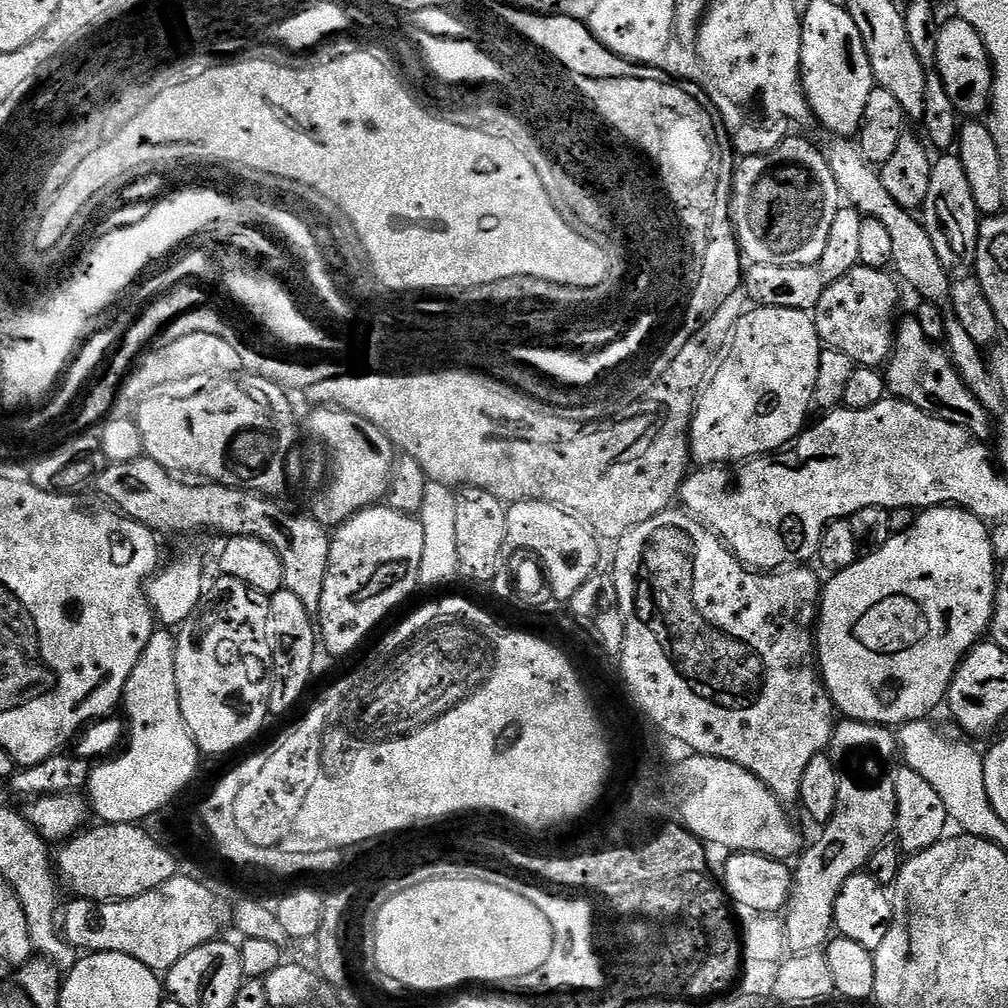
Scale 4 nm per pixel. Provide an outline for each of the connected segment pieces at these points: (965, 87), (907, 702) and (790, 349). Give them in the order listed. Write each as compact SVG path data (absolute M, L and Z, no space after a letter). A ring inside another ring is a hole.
M953 18L946 22L944 20L939 27L935 70L941 76L950 102L961 117L983 117L983 112L985 115L992 103L992 58L988 55L978 30L974 30L970 22Z
M945 506L925 508L917 515L916 521L904 532L897 532L878 550L857 558L846 570L835 573L832 581L825 583L820 598L818 623L814 629L816 638L816 658L820 665L820 675L830 694L835 711L841 717L861 720L867 724L899 726L911 720L922 720L929 715L928 704L943 705L946 700L946 686L952 683L958 666L966 653L989 635L992 627L992 615L996 605L996 585L998 583L998 561L991 548L990 528L985 521L978 519L973 512L965 508Z
M759 306L749 310L738 322L727 345L726 355L719 361L710 383L699 393L696 411L692 413L691 459L700 466L735 466L753 460L755 456L779 452L791 444L804 431L809 423L808 411L814 408L812 395L818 382L818 358L821 351L816 321L809 313L793 308Z

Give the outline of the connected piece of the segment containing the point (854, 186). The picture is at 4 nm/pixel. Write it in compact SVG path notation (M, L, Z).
M829 135L827 139L828 141L822 144L822 151L826 162L830 166L830 170L834 174L834 178L838 182L843 199L851 207L857 208L865 217L882 222L882 226L886 226L886 230L890 233L890 242L894 242L891 267L894 269L895 275L903 283L905 280L921 296L919 298L921 301L944 309L944 340L946 341L946 351L950 359L952 359L952 364L958 370L962 382L966 382L966 386L974 394L974 398L978 398L978 402L982 402L984 409L993 414L999 414L1003 410L1004 405L1006 405L1006 399L992 376L991 370L988 368L988 361L981 345L976 344L974 338L970 338L970 334L966 334L966 330L962 330L962 322L958 322L958 318L954 314L952 309L953 277L950 275L949 269L945 268L942 258L938 258L938 253L934 251L934 242L930 242L930 234L926 234L923 223L917 217L915 220L912 217L915 215L909 209L903 208L901 204L894 202L894 198L890 198L890 194L886 194L886 186L880 181L879 171L864 159L859 147L851 139L834 135Z

